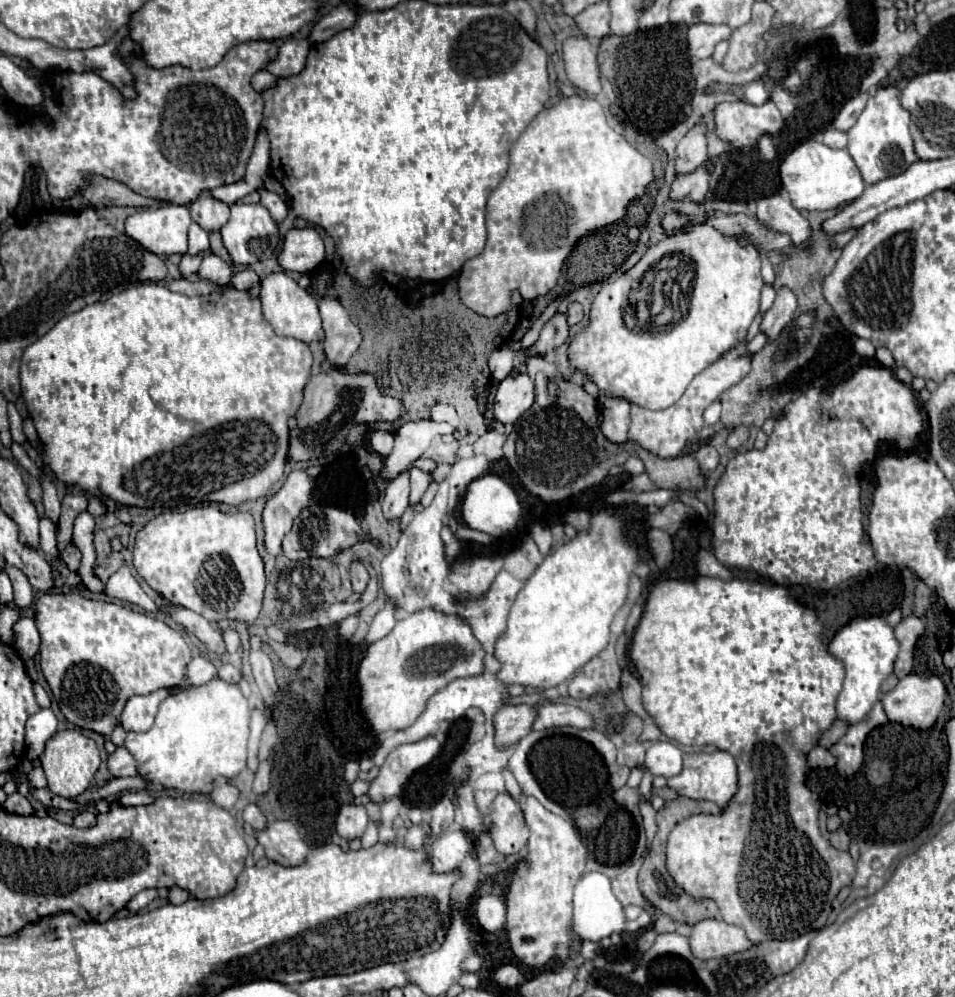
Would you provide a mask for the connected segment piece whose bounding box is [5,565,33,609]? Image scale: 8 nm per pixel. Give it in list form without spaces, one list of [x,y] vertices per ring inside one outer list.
[[[11,565],[5,567],[5,573],[9,575],[9,579],[13,583],[13,595],[15,595],[13,603],[19,609],[29,609],[29,605],[33,601],[33,591],[31,591],[31,583],[27,583],[27,577],[17,567],[11,567]]]

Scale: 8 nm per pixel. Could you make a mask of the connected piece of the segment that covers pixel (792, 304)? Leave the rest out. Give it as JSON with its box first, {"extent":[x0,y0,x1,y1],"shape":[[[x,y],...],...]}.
{"extent":[759,287,797,343],"shape":[[[787,287],[779,289],[773,307],[763,315],[759,327],[761,333],[767,335],[767,343],[773,343],[781,335],[781,331],[791,323],[791,319],[795,317],[795,309],[797,309],[795,295]]]}

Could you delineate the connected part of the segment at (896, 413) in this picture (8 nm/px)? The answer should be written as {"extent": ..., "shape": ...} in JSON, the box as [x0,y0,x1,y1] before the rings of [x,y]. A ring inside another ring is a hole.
{"extent":[711,365,923,589],"shape":[[[881,365],[879,367],[861,367],[861,369],[857,369],[857,373],[853,377],[849,377],[847,381],[835,385],[831,393],[825,393],[821,389],[811,389],[811,391],[799,395],[795,401],[791,401],[785,407],[785,415],[775,421],[775,427],[773,427],[773,433],[769,435],[767,445],[761,451],[749,449],[749,451],[733,455],[729,459],[723,475],[719,477],[719,481],[717,481],[715,489],[713,489],[713,499],[715,499],[715,517],[713,517],[713,525],[711,525],[711,531],[713,531],[711,551],[713,551],[713,555],[725,567],[739,567],[739,569],[745,569],[745,571],[755,571],[755,573],[775,581],[777,585],[809,585],[813,589],[833,589],[839,583],[843,583],[843,581],[847,581],[847,579],[851,579],[851,577],[855,577],[855,575],[859,575],[863,571],[869,571],[871,567],[877,565],[877,561],[875,561],[871,545],[863,543],[861,499],[859,499],[861,489],[859,489],[857,473],[859,473],[859,469],[861,469],[861,465],[865,461],[875,459],[877,449],[879,449],[879,445],[883,441],[891,443],[891,447],[895,447],[899,451],[913,449],[915,439],[921,433],[921,429],[923,429],[923,417],[921,417],[921,413],[917,409],[911,387],[901,383],[895,377],[893,369],[889,369],[889,367],[881,367]]]}

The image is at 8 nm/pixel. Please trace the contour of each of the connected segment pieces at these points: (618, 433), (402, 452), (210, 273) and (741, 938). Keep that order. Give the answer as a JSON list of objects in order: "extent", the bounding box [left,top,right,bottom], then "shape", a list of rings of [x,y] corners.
[{"extent":[599,395,631,445],"shape":[[[599,395],[599,403],[603,411],[603,435],[617,445],[625,443],[631,405],[625,399],[615,399],[609,395]]]},{"extent":[383,419,455,481],"shape":[[[431,419],[403,423],[393,435],[395,445],[393,445],[391,455],[385,461],[383,477],[387,481],[395,479],[401,471],[409,469],[411,463],[425,453],[425,449],[429,447],[435,435],[453,434],[454,431],[455,429],[448,423],[437,423]]]},{"extent":[199,255,233,285],"shape":[[[207,255],[203,257],[201,261],[201,267],[199,267],[199,275],[203,279],[209,279],[209,281],[215,281],[219,285],[227,285],[229,279],[233,277],[233,265],[223,261],[221,257],[217,255]]]},{"extent":[689,919,753,959],"shape":[[[701,919],[695,923],[689,943],[697,959],[719,959],[731,953],[747,951],[753,945],[741,927],[723,923],[721,919]]]}]

